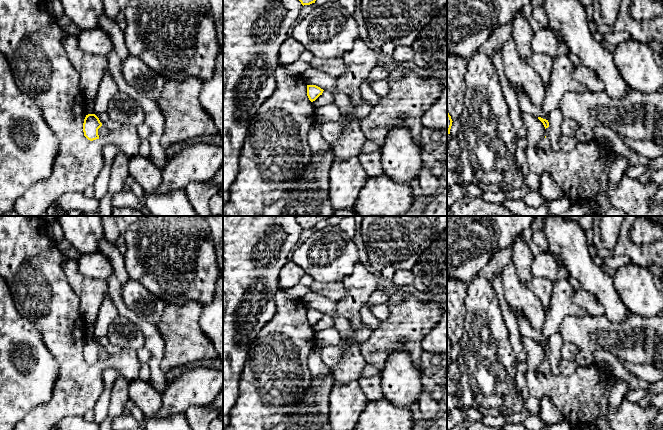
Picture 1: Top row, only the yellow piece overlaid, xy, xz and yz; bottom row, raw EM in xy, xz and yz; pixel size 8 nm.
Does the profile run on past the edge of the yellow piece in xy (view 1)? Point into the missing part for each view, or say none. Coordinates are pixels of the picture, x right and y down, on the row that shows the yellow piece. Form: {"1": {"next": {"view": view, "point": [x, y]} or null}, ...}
{"1": {"next": null}}

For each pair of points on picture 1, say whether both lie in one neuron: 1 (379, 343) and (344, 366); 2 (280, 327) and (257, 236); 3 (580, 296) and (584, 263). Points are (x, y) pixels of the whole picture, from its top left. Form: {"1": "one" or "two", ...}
{"1": "two", "2": "two", "3": "two"}

